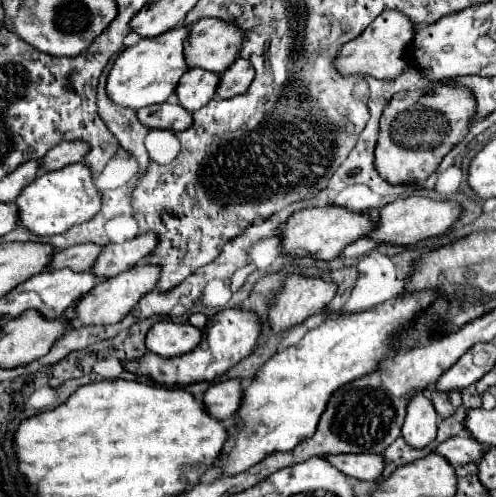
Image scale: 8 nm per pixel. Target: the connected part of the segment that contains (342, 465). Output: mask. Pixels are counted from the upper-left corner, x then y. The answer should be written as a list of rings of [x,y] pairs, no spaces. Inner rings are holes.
[[[327,454],[331,466],[357,480],[377,480],[383,472],[381,454]]]

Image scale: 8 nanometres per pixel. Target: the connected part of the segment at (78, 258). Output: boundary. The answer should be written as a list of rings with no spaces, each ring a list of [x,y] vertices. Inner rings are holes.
[[[99,244],[71,246],[71,248],[55,254],[55,258],[51,262],[51,268],[55,270],[55,268],[69,266],[71,270],[89,270],[97,262],[97,256],[101,254],[101,250],[103,250],[103,246],[99,246]]]

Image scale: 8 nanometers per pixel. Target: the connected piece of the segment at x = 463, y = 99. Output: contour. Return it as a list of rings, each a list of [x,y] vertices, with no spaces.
[[[459,82],[439,84],[433,92],[407,90],[407,92],[395,94],[391,102],[385,106],[381,116],[381,132],[375,148],[377,172],[391,184],[423,184],[429,178],[429,174],[437,170],[445,154],[449,154],[451,148],[467,136],[469,132],[467,124],[475,116],[475,108],[477,108],[477,102],[473,92]]]

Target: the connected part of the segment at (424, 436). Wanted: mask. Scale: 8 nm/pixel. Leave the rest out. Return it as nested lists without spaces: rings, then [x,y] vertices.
[[[417,392],[415,398],[411,398],[407,404],[403,438],[415,448],[425,448],[435,438],[435,432],[437,432],[437,412],[431,400],[423,392]]]

